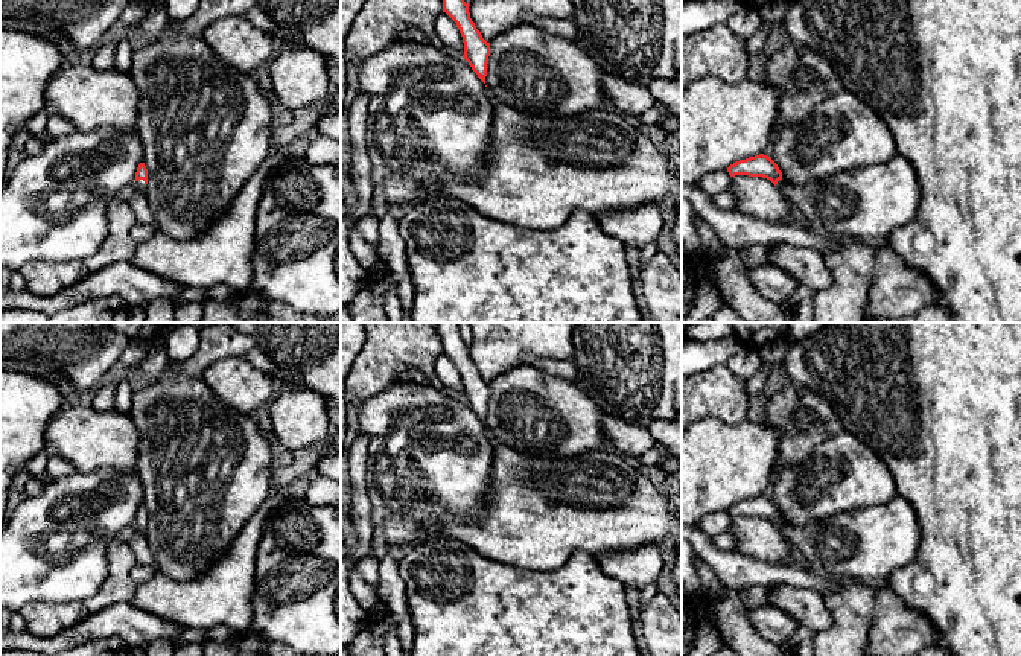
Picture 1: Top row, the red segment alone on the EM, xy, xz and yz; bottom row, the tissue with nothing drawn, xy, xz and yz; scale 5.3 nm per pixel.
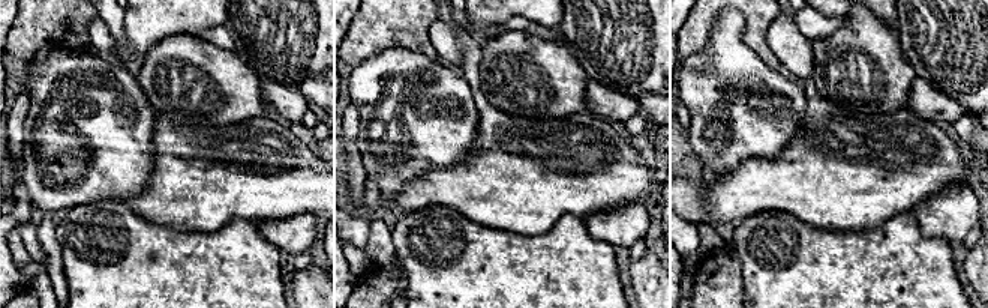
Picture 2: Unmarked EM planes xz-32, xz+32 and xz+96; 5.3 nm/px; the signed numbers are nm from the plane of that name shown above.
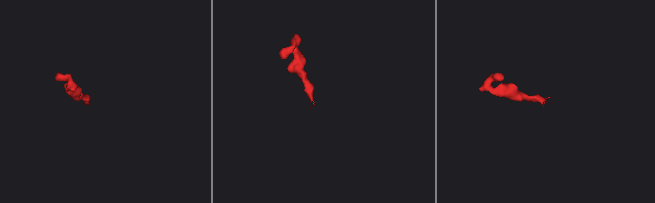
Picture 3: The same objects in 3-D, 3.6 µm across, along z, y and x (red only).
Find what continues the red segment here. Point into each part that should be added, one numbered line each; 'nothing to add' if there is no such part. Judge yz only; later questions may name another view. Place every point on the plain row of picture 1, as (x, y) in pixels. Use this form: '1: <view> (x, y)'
1: yz (869, 545)

